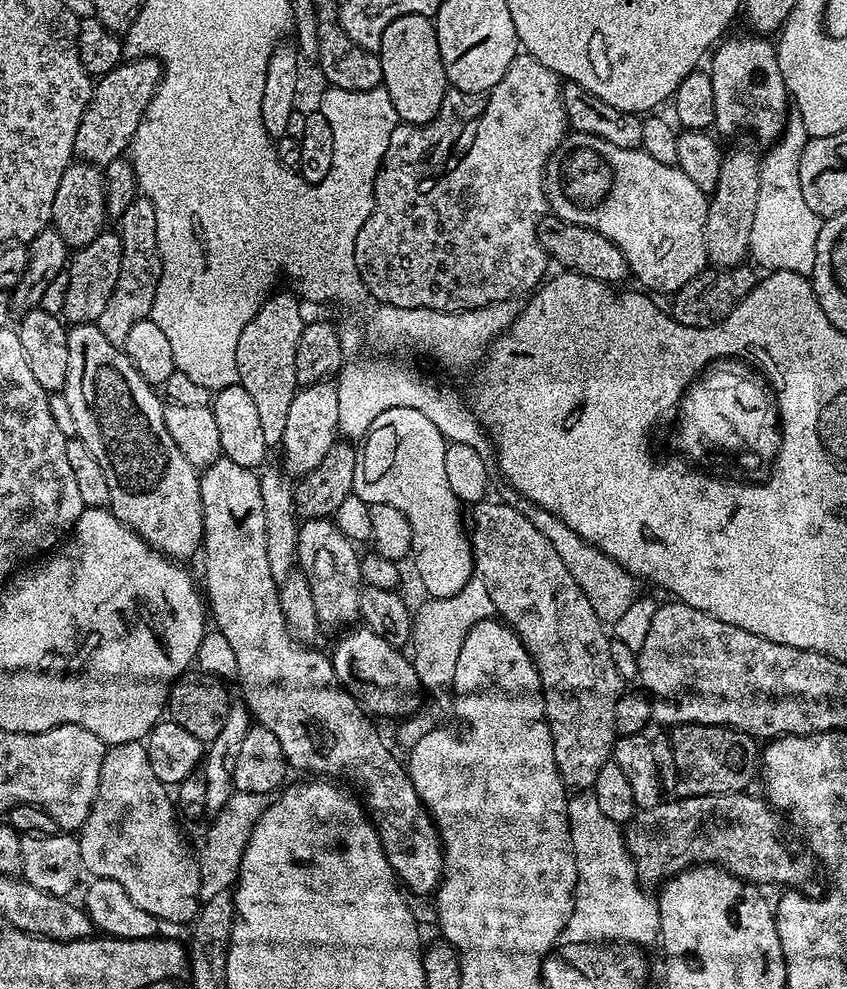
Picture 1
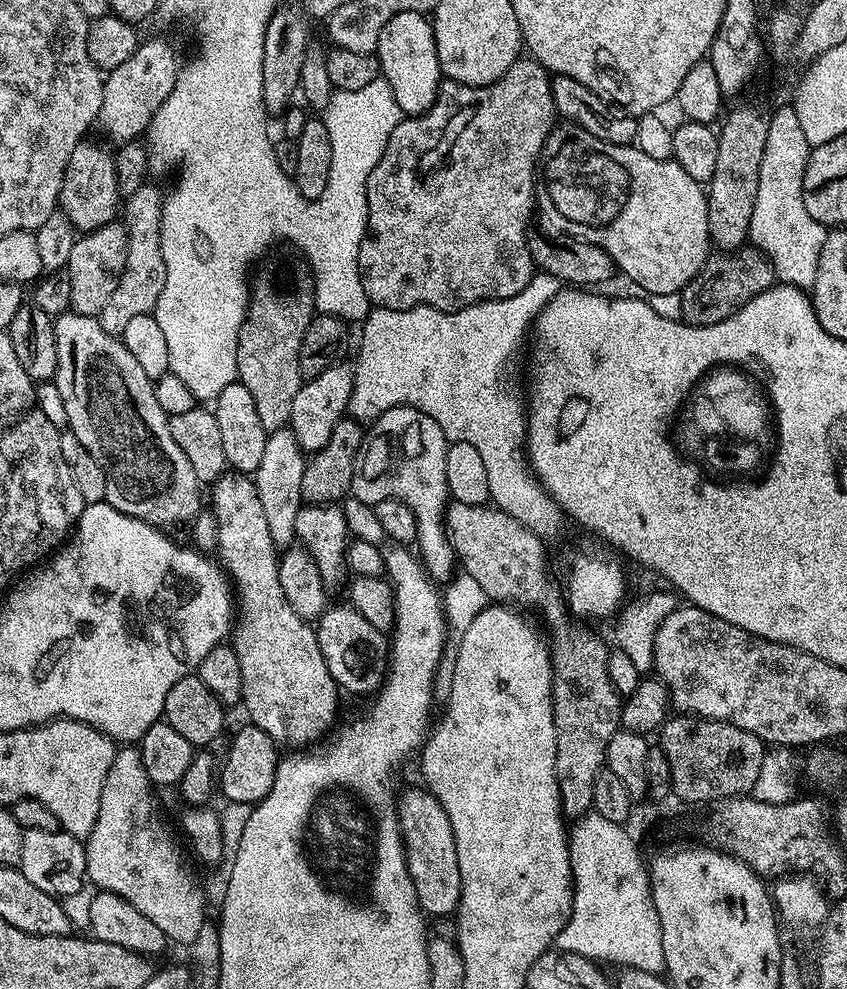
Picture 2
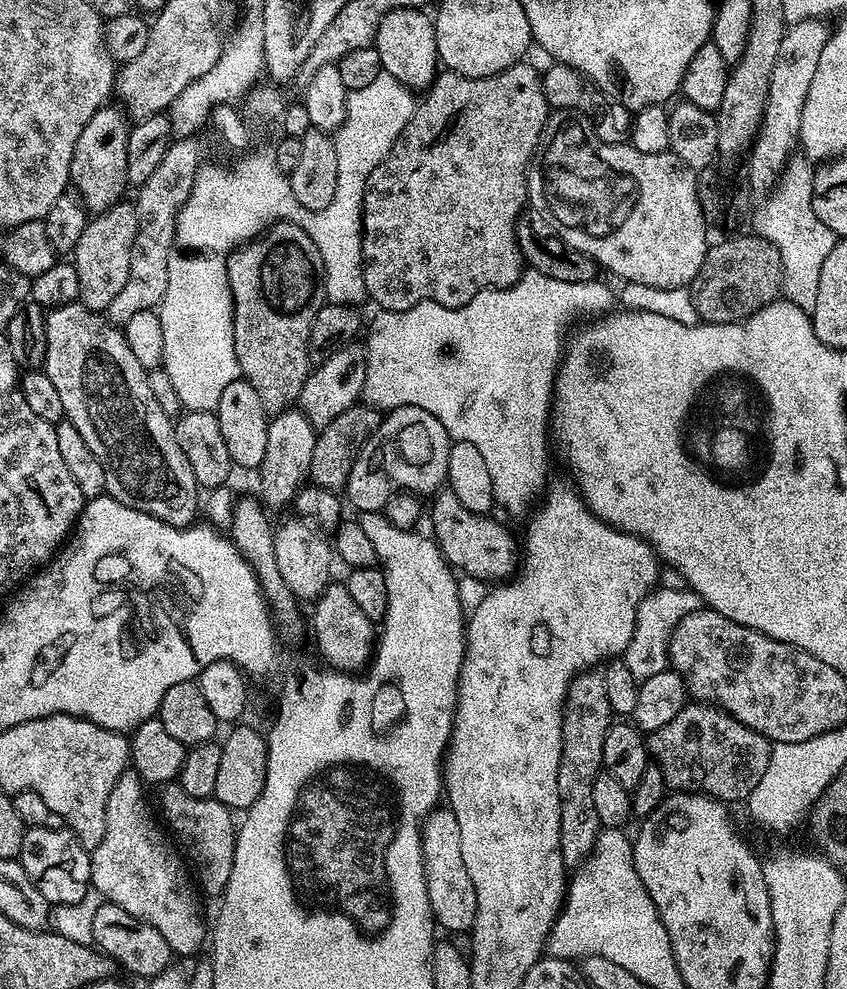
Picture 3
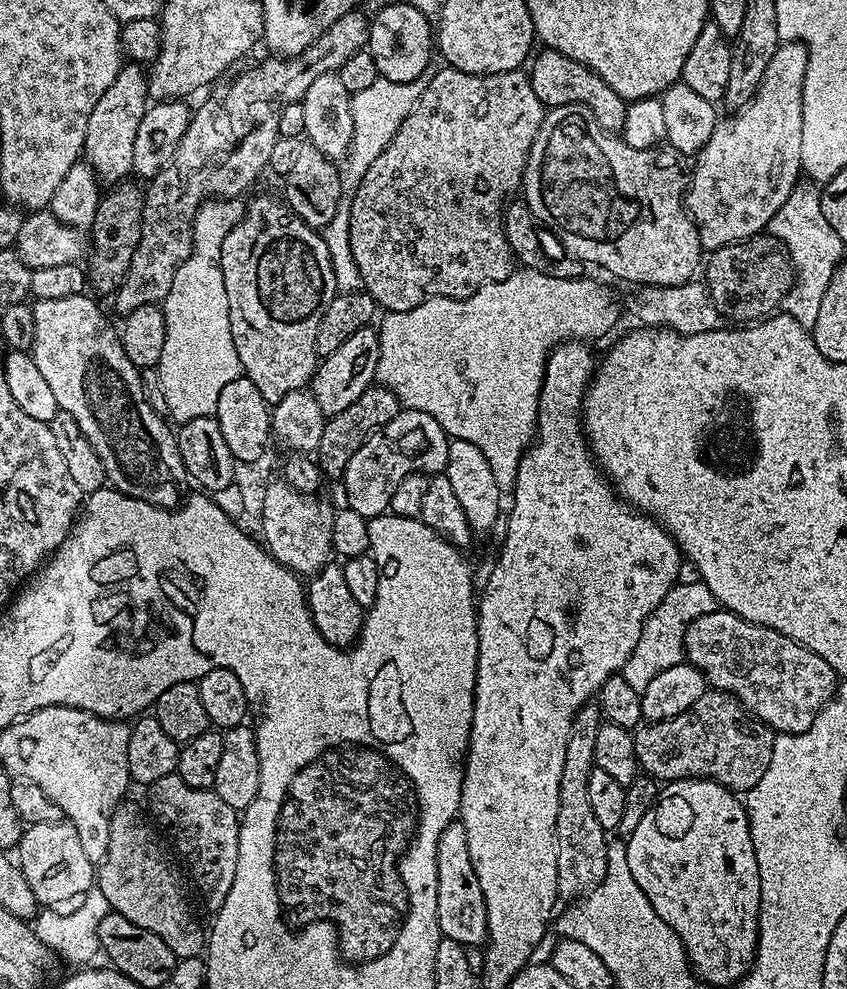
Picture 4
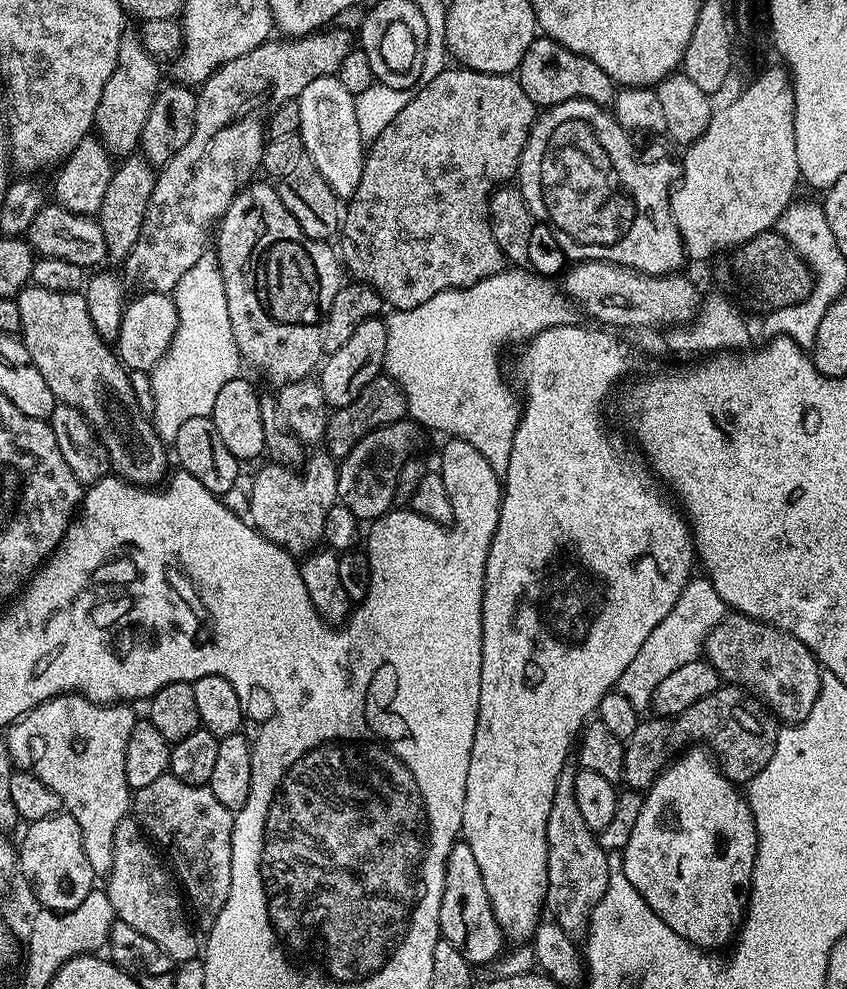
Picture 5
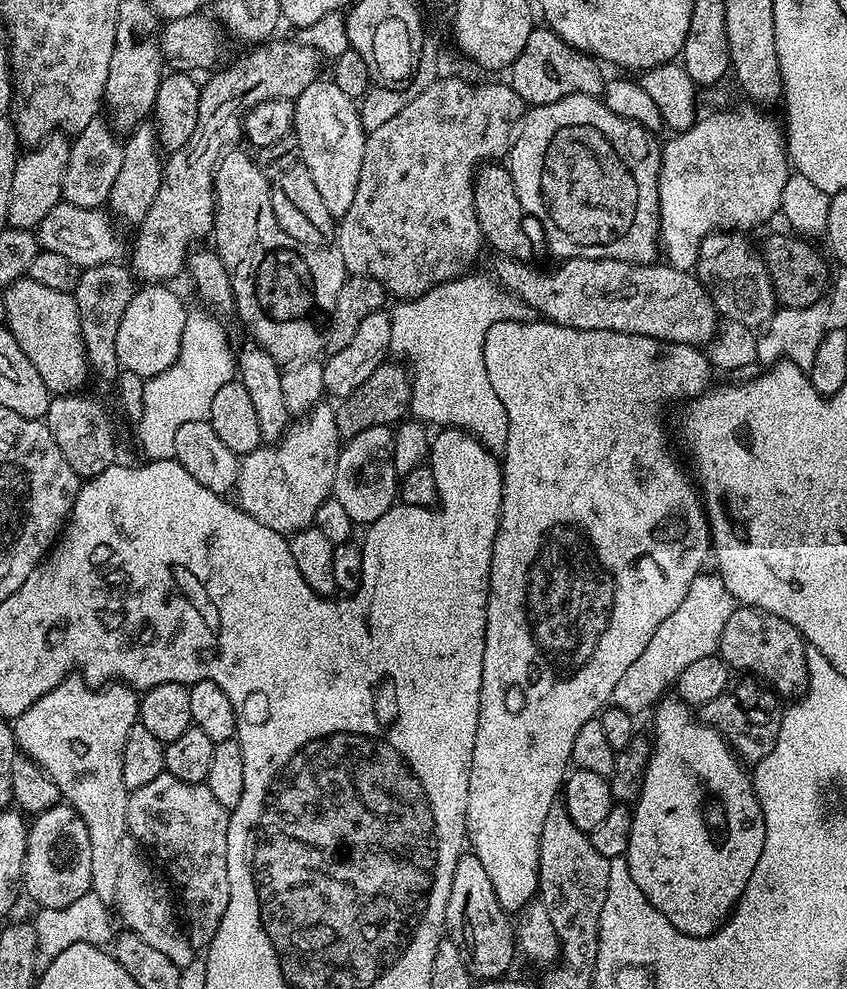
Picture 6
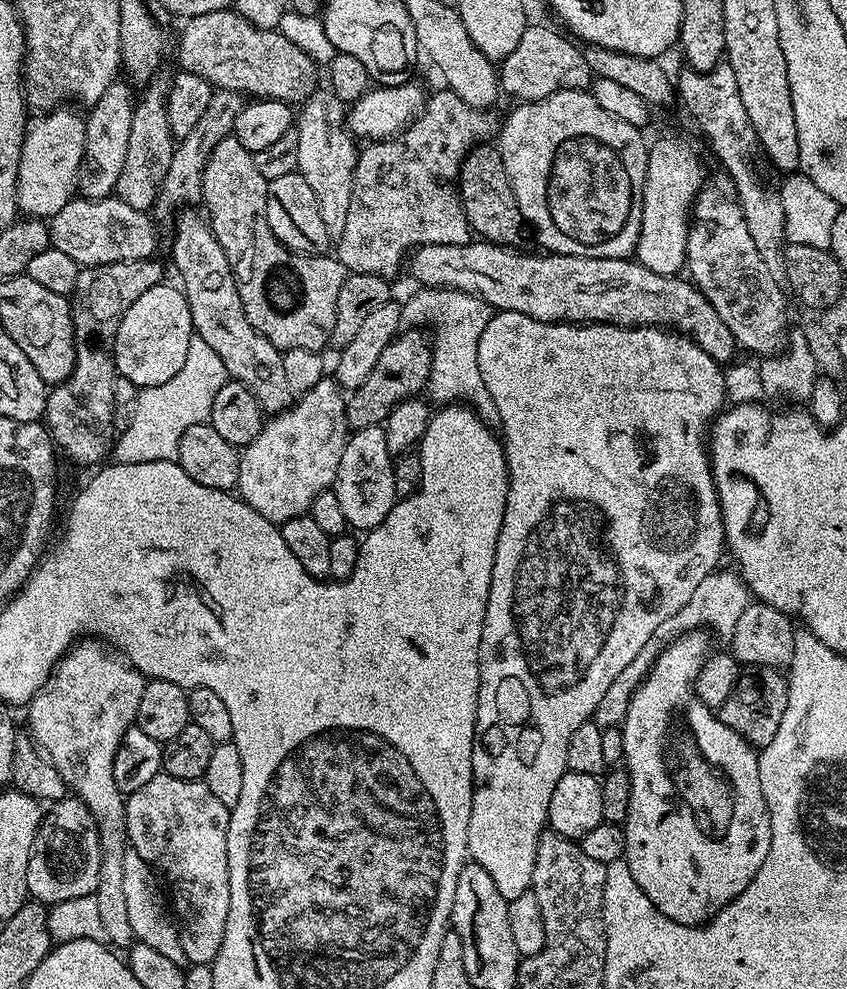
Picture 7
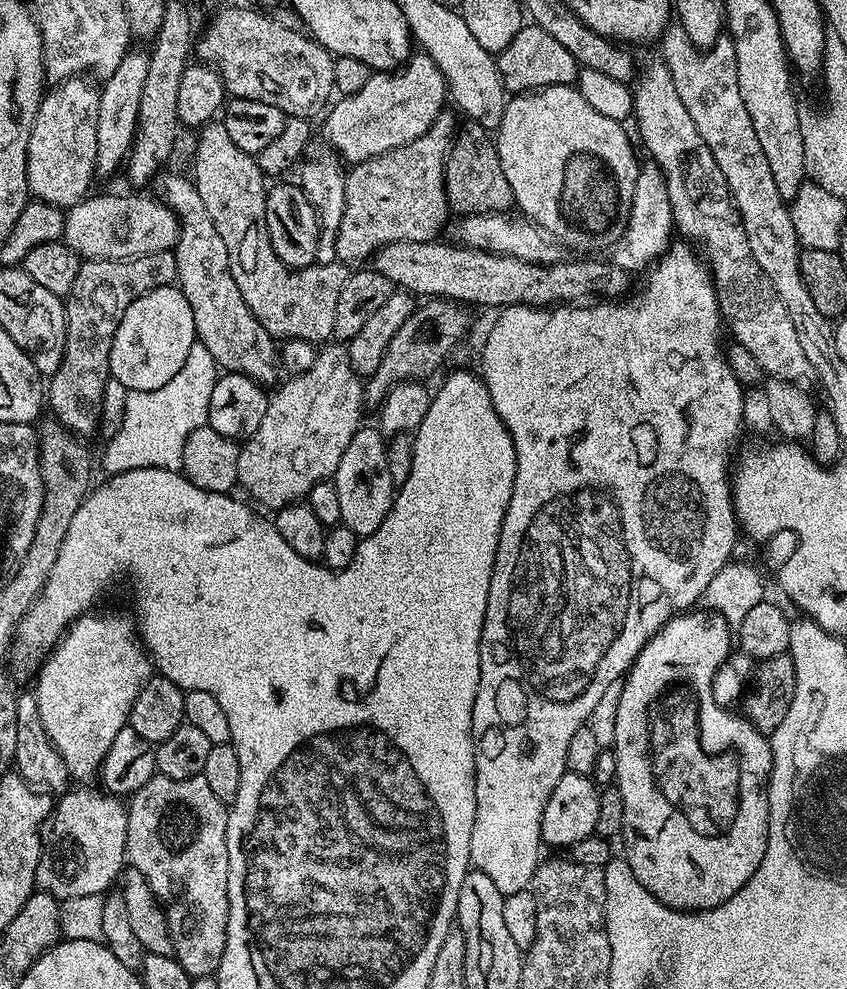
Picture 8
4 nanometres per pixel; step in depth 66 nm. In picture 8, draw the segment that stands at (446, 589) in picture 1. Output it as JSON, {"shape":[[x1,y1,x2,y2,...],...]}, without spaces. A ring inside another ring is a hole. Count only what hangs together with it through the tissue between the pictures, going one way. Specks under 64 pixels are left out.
{"shape":[[361,426,354,438,350,438,350,446,346,446,342,462,338,462,334,483,342,509,340,524,354,530,358,538,374,534,374,530,382,526,382,518,386,518,392,505,394,485,390,478,390,466,386,466,387,449,386,437,379,427]]}

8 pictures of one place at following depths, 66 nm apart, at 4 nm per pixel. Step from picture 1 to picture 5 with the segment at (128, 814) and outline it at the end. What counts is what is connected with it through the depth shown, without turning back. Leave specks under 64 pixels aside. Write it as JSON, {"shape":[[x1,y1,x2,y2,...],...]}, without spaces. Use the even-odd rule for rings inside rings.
{"shape":[[125,818,118,822,118,830,114,832,114,866,106,877,106,891,115,919,126,922,126,926,134,926,134,930,138,930,138,934,146,934,150,942,158,942,173,962,197,959,201,955,202,944,199,939,196,941,184,917,186,904,181,889,165,861,160,861,155,851,153,841,135,819]]}

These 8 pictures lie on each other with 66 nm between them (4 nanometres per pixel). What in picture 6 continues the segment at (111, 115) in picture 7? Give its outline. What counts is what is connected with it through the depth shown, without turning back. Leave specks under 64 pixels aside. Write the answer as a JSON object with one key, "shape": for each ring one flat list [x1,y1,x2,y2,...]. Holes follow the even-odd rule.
{"shape":[[94,119,90,122,90,126,86,126,86,130,75,133,69,150,69,164,62,178,63,203,103,209,110,198,114,181,118,179,118,170,122,170,123,153,121,137,114,131,111,123,103,119]]}

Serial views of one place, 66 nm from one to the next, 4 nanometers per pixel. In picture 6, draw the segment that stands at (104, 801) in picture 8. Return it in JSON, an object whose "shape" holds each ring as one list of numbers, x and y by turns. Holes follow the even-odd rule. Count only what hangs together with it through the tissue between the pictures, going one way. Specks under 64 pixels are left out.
{"shape":[[61,802,50,810,39,813,31,821,26,842,22,888,40,908,70,906,77,898,91,892,90,834,86,822,73,808]]}

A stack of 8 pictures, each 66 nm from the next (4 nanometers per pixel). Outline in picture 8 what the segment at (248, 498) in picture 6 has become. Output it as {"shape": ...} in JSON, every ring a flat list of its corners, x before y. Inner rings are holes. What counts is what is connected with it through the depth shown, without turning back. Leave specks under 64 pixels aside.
{"shape":[[332,342,321,347,310,369,295,373,288,379,290,380,285,379,275,389,276,393,271,393,266,415,262,417,258,430,254,430,254,434,240,444,238,454,239,487,244,487,257,500,257,505,265,504,271,510,303,501,317,482,335,477,338,462,342,462,342,454,346,454,350,438,354,438,354,434,362,426,363,420,360,419,364,416,364,408,366,409,365,381,352,369,348,349,343,343]]}

